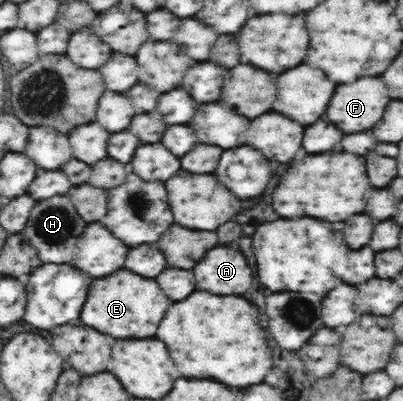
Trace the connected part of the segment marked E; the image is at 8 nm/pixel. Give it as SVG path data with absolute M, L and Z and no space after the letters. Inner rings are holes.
M119 270L107 278L97 278L91 284L81 320L85 326L115 338L153 338L167 306L169 298L163 296L155 280L147 280L129 270Z

